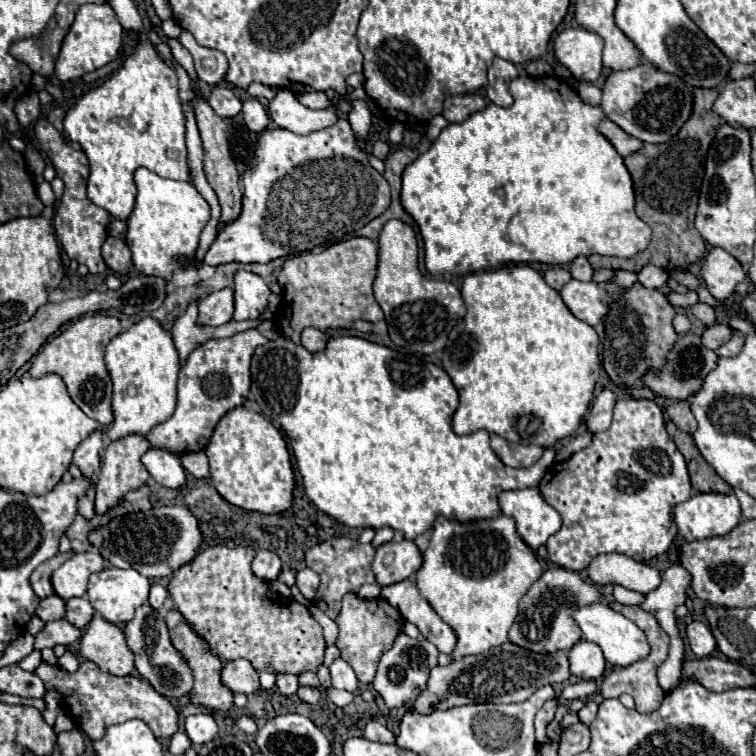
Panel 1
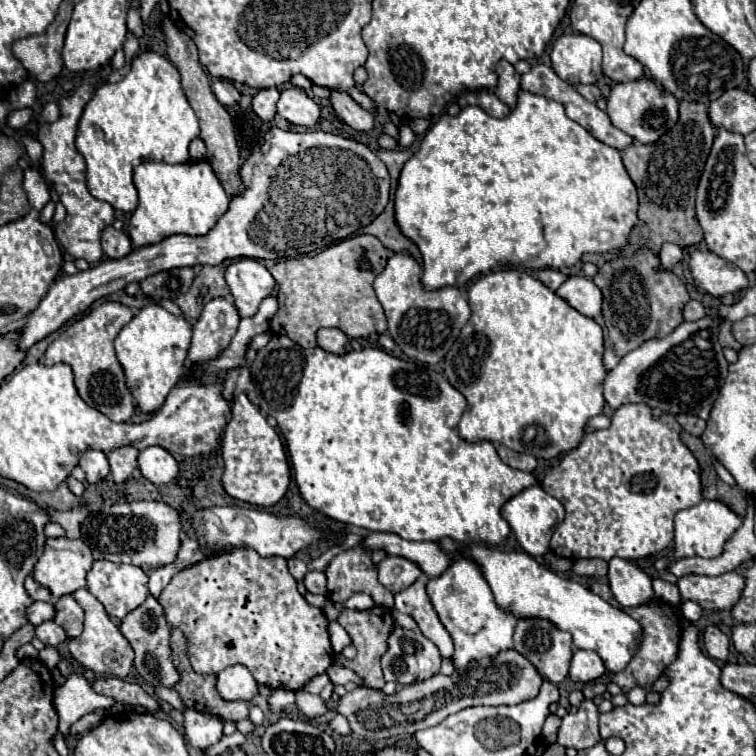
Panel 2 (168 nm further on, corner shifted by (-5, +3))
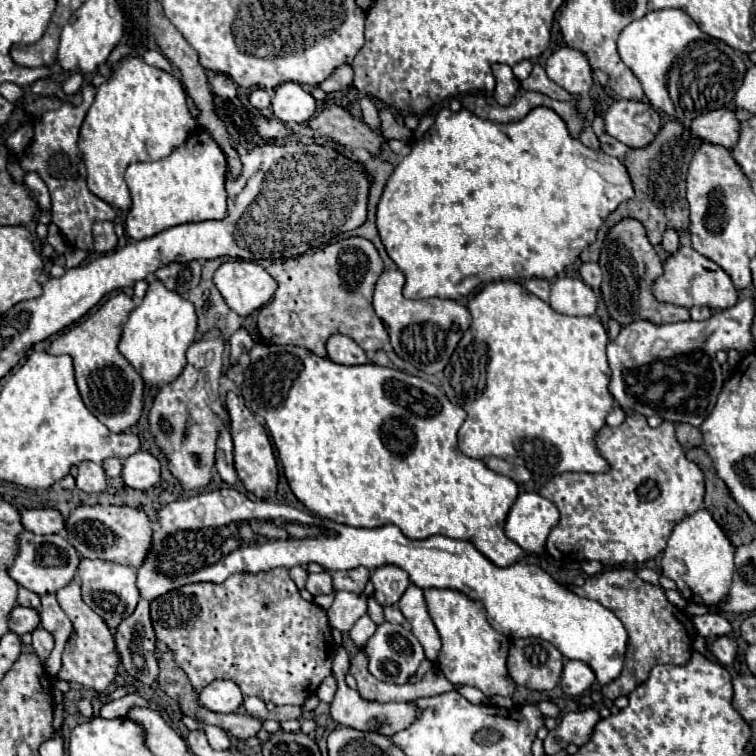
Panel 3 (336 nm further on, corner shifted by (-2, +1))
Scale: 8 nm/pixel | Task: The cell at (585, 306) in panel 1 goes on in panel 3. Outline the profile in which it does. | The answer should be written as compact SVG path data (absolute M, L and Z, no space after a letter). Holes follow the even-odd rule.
M562 277L550 287L550 307L564 315L594 315L596 301L594 291L582 279Z

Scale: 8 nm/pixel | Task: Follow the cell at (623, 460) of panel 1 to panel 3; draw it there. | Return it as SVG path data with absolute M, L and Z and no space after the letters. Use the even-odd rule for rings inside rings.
M630 413L620 427L604 427L598 433L596 443L600 455L610 463L610 473L564 473L562 477L552 477L540 489L540 495L552 501L560 511L560 523L548 535L546 551L556 561L596 559L604 567L644 563L664 551L676 523L704 507L704 475L698 465L686 459L670 421L664 421L658 429L652 429L648 427L646 417Z

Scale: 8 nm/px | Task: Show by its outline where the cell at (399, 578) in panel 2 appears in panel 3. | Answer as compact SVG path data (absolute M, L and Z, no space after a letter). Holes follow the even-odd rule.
M384 565L372 573L372 585L376 591L376 601L382 607L388 607L400 601L402 593L410 585L410 579L404 569L398 569L396 565Z

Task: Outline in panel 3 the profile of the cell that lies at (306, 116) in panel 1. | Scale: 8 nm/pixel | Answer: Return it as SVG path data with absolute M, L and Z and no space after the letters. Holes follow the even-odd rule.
M282 83L276 87L276 95L272 99L272 111L280 121L288 125L306 123L316 111L316 101L302 85Z

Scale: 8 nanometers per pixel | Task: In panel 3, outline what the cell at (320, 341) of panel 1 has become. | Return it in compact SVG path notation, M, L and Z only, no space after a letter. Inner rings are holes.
M340 333L332 335L328 339L326 349L328 349L328 357L340 365L366 365L366 363L370 363L370 359L360 349L360 345L354 339L340 335Z

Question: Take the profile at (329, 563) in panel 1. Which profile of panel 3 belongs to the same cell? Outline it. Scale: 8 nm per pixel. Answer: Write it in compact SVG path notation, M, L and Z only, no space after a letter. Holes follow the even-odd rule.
M358 567L358 569L350 569L350 571L334 571L332 579L334 579L336 591L362 593L370 579L370 571L366 567Z

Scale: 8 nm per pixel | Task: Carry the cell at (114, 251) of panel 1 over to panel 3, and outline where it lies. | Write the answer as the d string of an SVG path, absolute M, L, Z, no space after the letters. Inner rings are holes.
M96 221L92 227L94 233L94 249L96 253L108 253L116 249L116 233L114 233L114 225L112 221Z

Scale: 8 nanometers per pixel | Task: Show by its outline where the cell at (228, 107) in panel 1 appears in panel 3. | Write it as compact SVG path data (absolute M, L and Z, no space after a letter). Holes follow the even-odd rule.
M216 73L212 79L212 91L224 99L234 99L236 97L236 83L228 75Z

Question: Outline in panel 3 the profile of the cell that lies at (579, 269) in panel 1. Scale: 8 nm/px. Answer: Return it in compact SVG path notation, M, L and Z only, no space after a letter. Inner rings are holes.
M584 263L580 267L580 275L582 279L592 287L592 289L600 289L602 285L602 271L598 267L598 263Z

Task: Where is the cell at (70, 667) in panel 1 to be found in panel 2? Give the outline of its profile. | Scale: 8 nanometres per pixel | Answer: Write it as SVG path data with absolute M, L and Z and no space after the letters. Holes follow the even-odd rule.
M71 673L55 693L55 707L59 713L59 731L63 733L63 737L67 737L67 729L79 717L111 705L113 705L113 699L97 695L81 673Z

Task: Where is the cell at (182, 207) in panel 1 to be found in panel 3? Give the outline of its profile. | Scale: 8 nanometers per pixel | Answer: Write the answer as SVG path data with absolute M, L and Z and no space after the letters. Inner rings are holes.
M196 127L188 133L184 145L168 157L154 163L132 163L126 169L126 183L132 195L132 207L126 215L126 233L132 239L152 237L172 225L198 223L226 217L226 157L210 133Z

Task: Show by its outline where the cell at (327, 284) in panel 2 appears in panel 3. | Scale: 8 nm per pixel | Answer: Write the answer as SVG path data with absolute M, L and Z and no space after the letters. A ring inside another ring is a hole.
M350 237L326 245L314 253L304 253L290 259L278 259L268 265L268 273L276 279L278 289L274 299L268 301L258 313L258 333L266 343L274 345L298 345L316 353L318 357L326 357L326 341L334 333L342 333L352 337L364 351L378 351L388 343L388 331L372 309L372 293L374 285L382 273L382 259L376 247L362 237Z

